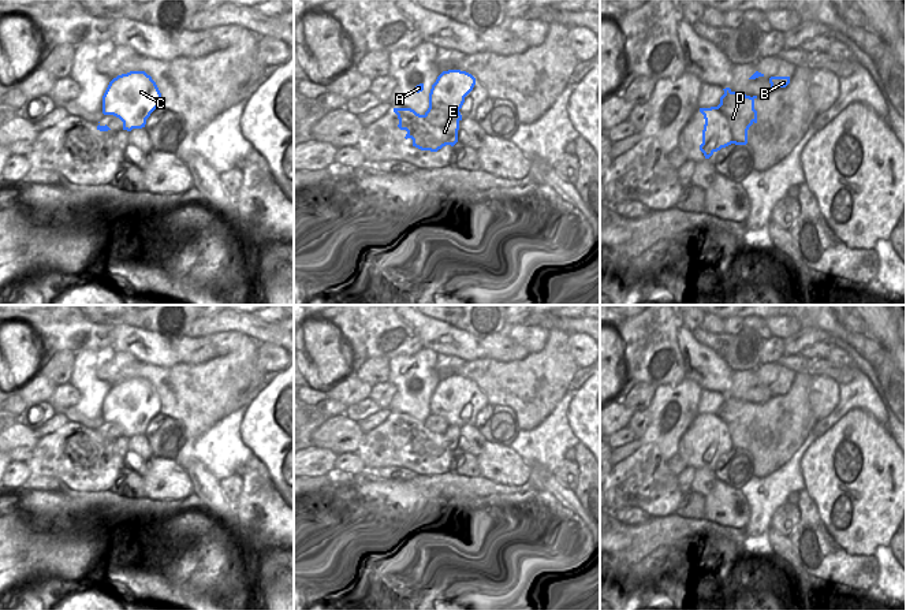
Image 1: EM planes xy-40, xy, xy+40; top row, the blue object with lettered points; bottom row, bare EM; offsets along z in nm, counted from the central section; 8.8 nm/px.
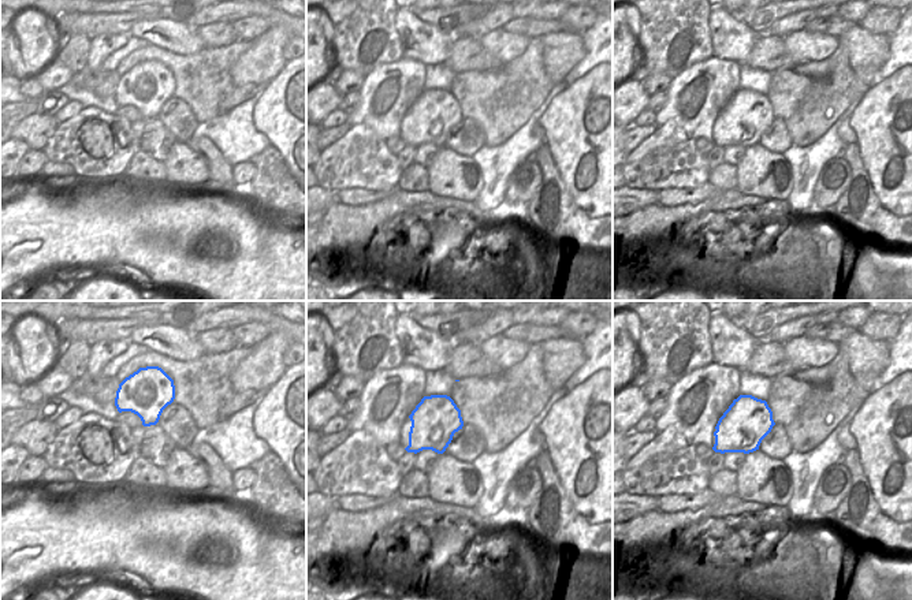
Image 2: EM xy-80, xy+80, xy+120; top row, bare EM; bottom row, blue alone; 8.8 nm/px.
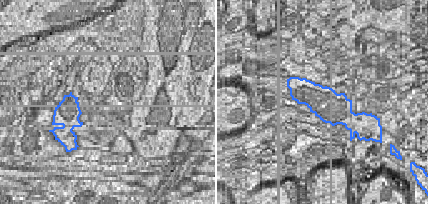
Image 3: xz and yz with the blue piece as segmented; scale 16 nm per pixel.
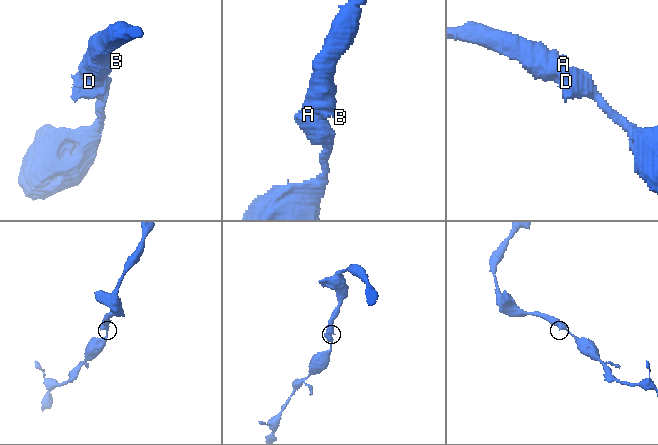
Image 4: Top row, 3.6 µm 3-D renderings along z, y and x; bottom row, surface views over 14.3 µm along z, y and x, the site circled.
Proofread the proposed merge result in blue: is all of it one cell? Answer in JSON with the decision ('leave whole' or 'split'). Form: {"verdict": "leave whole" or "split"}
{"verdict": "leave whole"}

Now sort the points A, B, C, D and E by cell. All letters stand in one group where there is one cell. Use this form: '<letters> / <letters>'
A B C D E

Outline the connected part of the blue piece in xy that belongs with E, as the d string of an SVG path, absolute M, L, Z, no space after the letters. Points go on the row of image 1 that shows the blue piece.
M461 70L443 71L432 85L429 93L429 108L424 115L417 114L411 108L394 108L398 115L400 130L406 130L406 140L413 140L413 146L421 150L437 152L445 145L454 146L458 142L458 130L462 115L459 109L465 103L465 97L473 90L476 78Z

